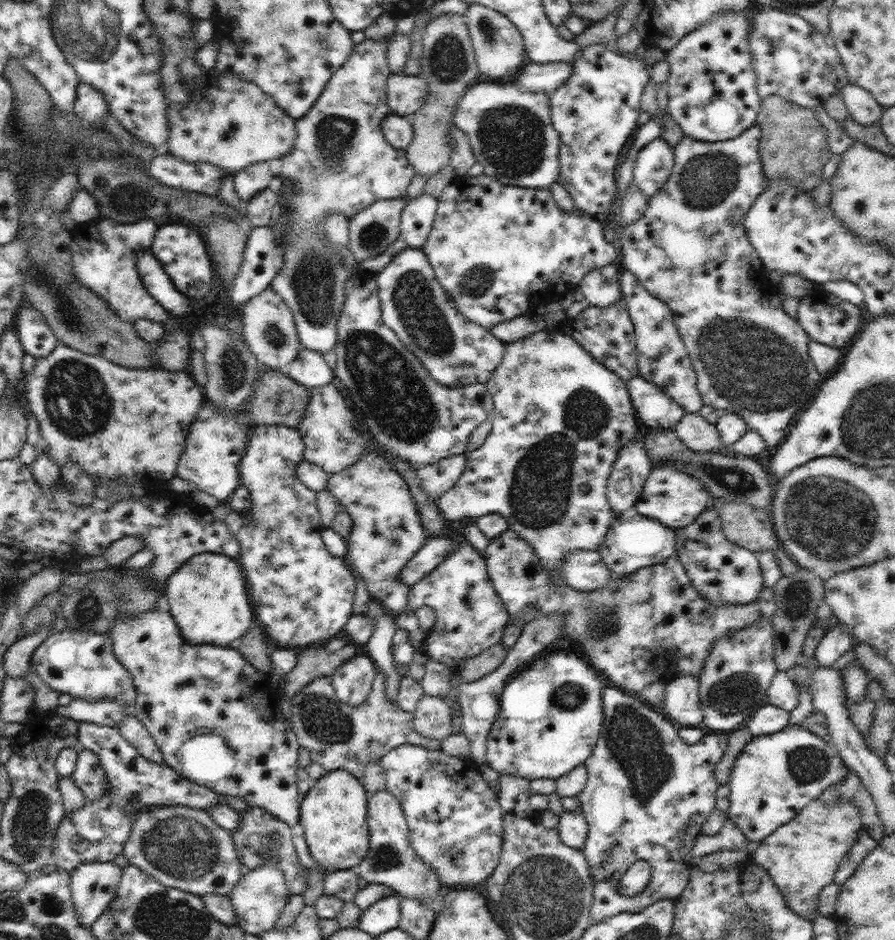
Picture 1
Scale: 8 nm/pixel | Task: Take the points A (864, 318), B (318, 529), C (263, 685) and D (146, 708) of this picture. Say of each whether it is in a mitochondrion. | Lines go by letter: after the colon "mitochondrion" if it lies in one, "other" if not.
A: other
B: other
C: other
D: other

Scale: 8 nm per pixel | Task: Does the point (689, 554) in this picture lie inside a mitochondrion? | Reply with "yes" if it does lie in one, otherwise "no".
no

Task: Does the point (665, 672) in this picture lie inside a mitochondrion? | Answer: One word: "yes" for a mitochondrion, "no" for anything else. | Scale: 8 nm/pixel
no

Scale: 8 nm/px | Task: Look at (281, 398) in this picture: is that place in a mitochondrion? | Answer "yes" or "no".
yes

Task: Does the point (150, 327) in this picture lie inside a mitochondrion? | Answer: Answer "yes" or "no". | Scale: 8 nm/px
no

